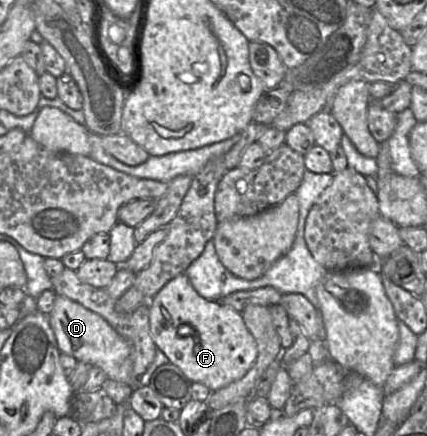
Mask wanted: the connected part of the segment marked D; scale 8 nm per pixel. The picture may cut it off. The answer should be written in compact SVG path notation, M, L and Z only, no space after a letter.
M57 294L48 319L61 353L72 356L77 361L100 367L110 380L137 386L138 379L133 374L130 343L99 314L76 301Z

